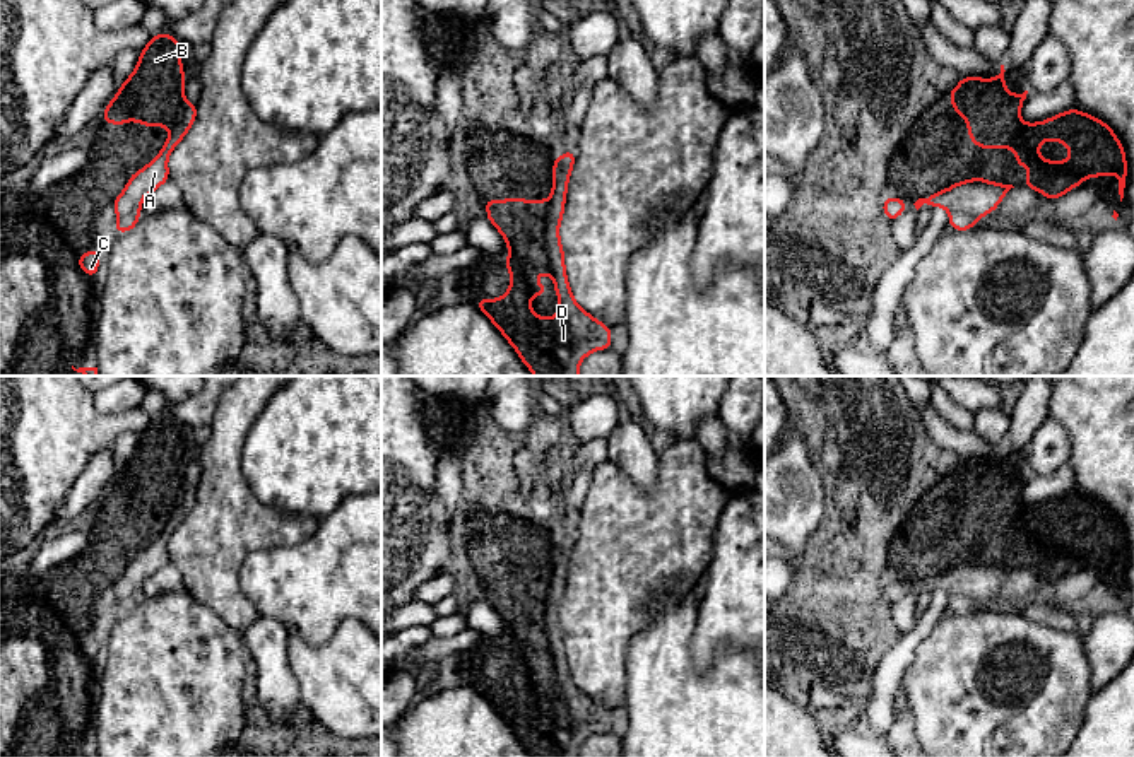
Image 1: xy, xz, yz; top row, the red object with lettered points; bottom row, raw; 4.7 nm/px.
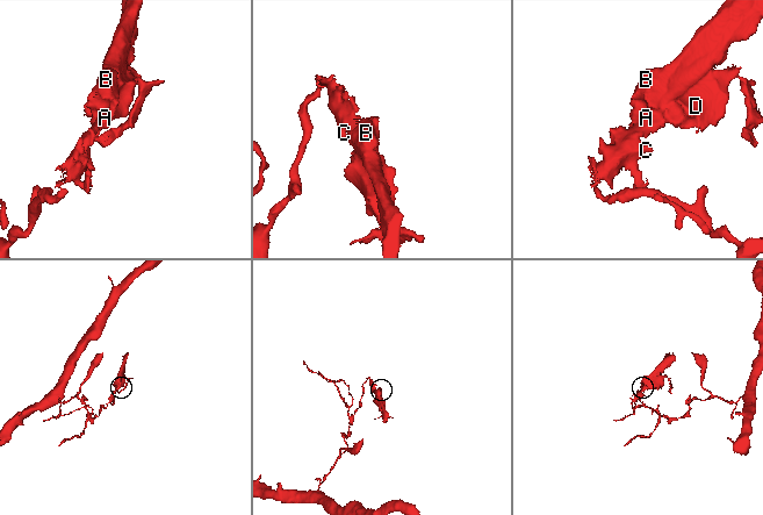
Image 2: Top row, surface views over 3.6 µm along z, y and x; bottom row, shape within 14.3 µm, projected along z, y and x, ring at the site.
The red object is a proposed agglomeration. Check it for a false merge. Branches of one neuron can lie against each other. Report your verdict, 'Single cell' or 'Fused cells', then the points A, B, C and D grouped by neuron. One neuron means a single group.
Single cell. Groups: A B C D

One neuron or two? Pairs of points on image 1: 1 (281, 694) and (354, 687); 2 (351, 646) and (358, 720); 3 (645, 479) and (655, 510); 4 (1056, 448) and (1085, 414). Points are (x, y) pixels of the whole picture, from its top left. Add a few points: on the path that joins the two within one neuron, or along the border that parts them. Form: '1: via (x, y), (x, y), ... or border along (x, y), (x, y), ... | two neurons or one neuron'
1: border along (286, 655), (303, 708) | two neurons
2: via (353, 665), (358, 701) | one neuron
3: border along (616, 467), (642, 489), (652, 489), (657, 484) | two neurons
4: border along (1049, 416), (1063, 426), (1069, 438), (1068, 462) | two neurons

